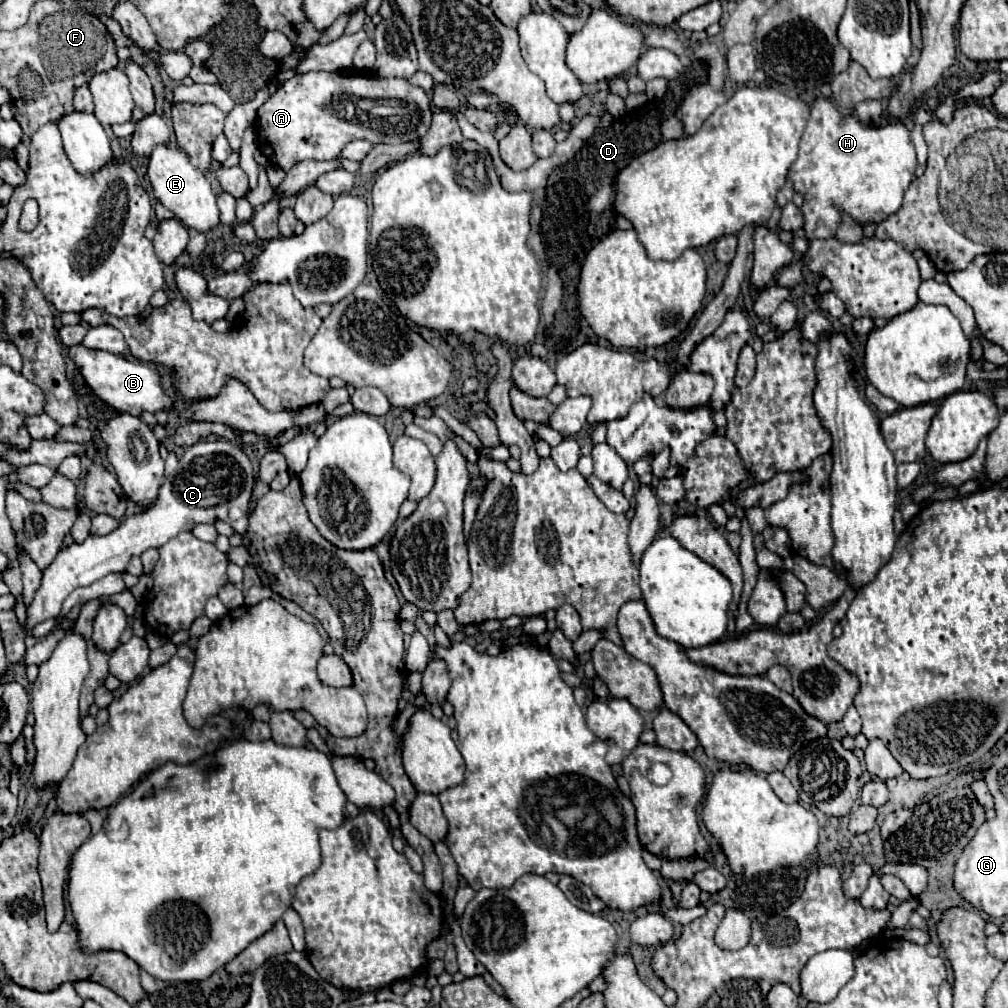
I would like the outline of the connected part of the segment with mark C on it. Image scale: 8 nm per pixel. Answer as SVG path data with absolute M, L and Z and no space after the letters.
M199 441L185 449L179 459L179 469L175 475L161 485L159 497L153 507L143 513L131 515L115 531L105 537L89 535L81 545L73 543L61 549L55 561L43 571L41 587L35 593L33 603L27 607L25 627L33 629L45 619L57 617L63 599L77 587L95 583L109 573L123 573L131 557L141 555L149 547L161 547L181 531L191 531L193 525L215 521L229 523L239 535L247 531L249 499L255 485L253 465L241 445L231 441Z

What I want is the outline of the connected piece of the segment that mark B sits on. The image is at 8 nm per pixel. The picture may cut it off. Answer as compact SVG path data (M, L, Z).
M73 345L69 347L69 357L77 365L79 373L83 375L87 387L95 393L95 397L109 407L129 413L129 415L141 415L141 411L167 411L171 407L171 399L161 391L159 387L159 373L155 373L147 363L141 361L127 361L121 357L115 357L107 351L89 349L85 345Z

